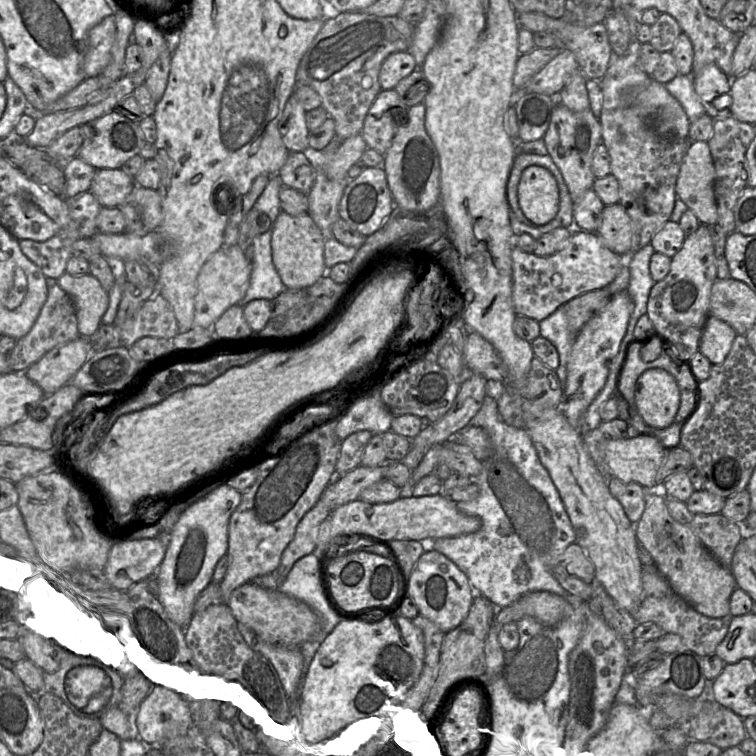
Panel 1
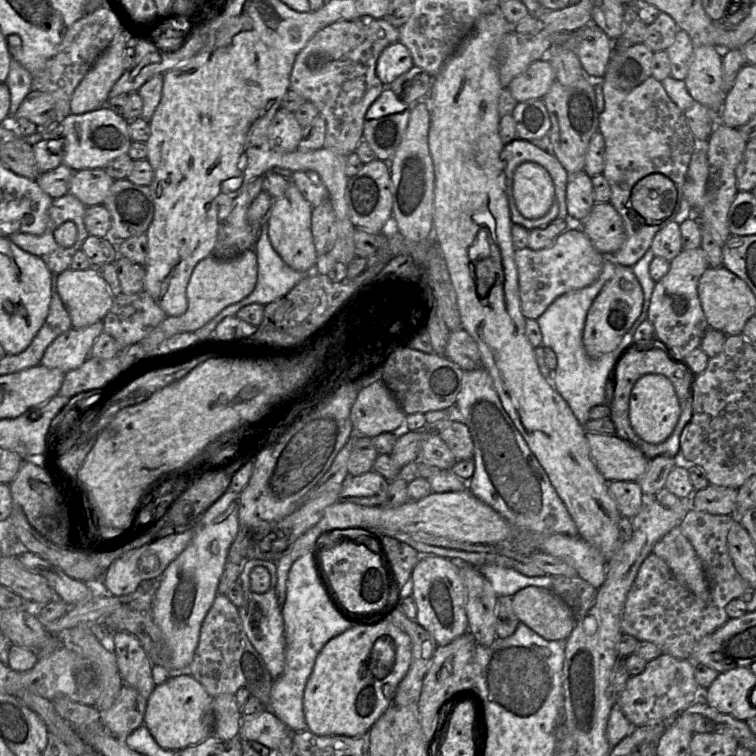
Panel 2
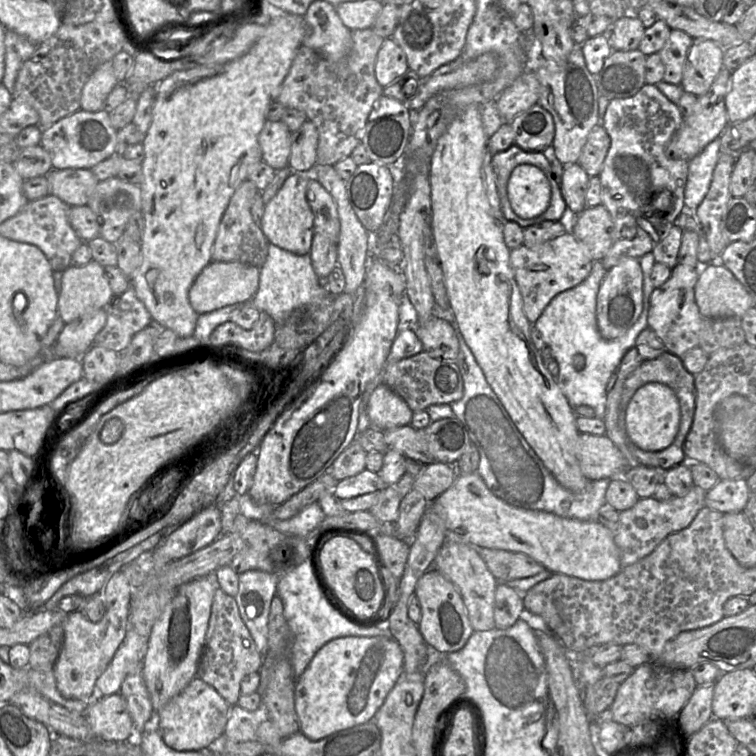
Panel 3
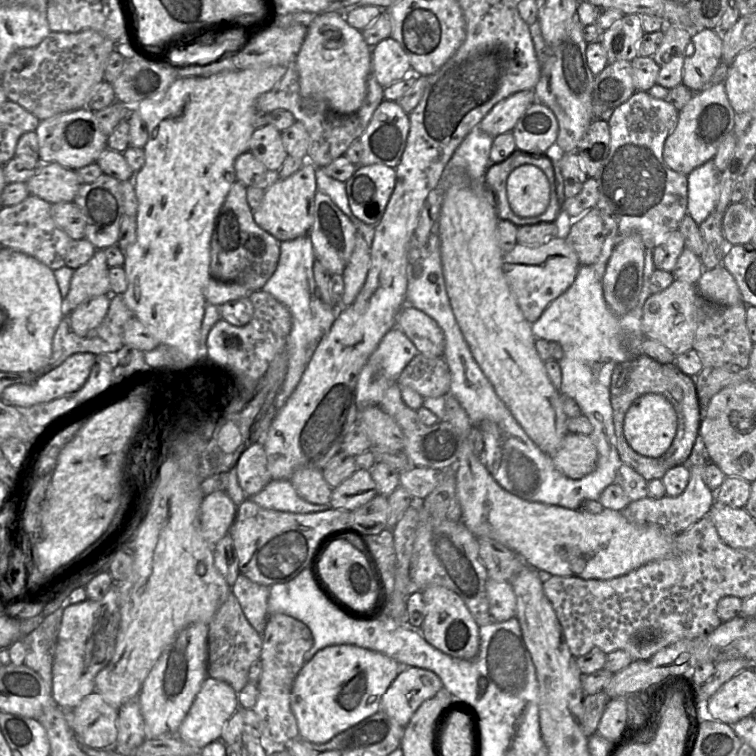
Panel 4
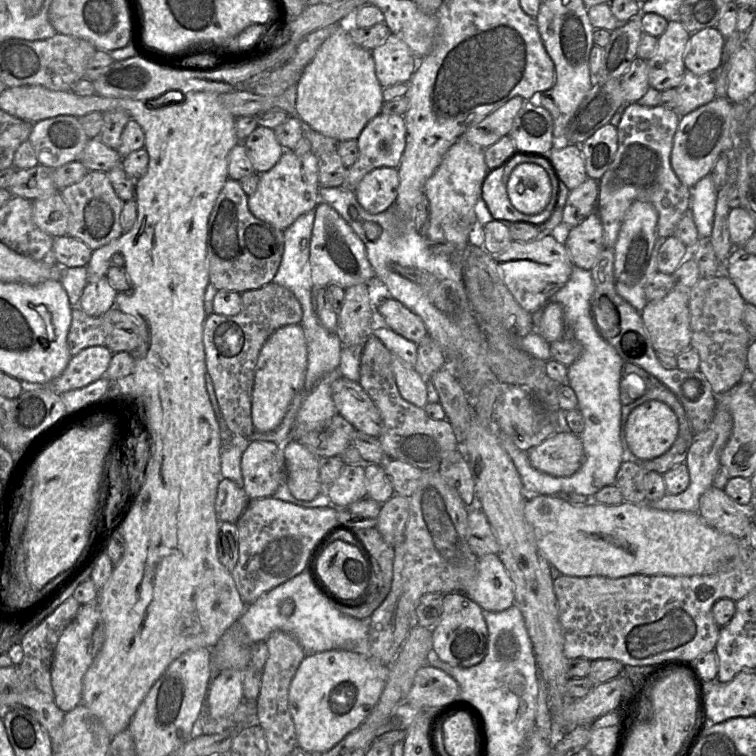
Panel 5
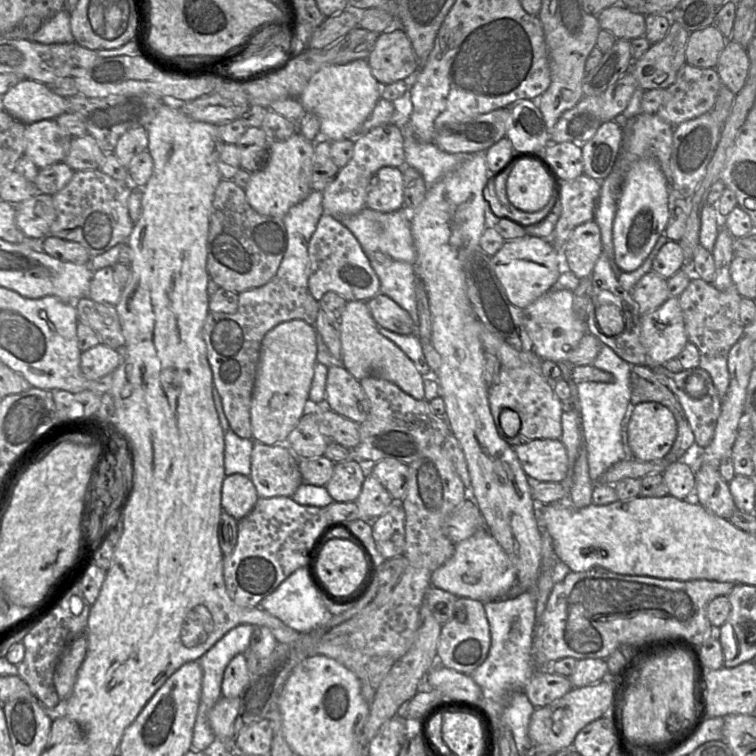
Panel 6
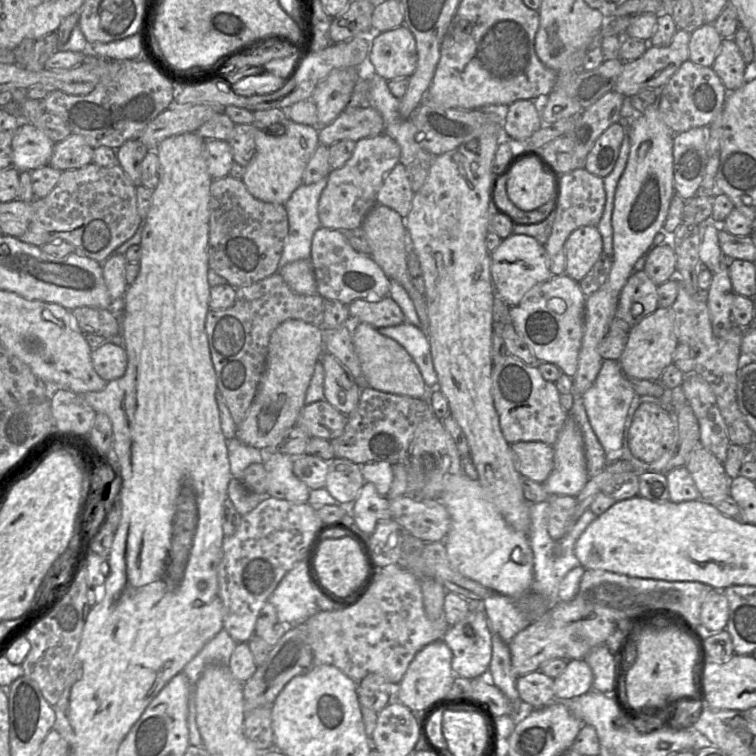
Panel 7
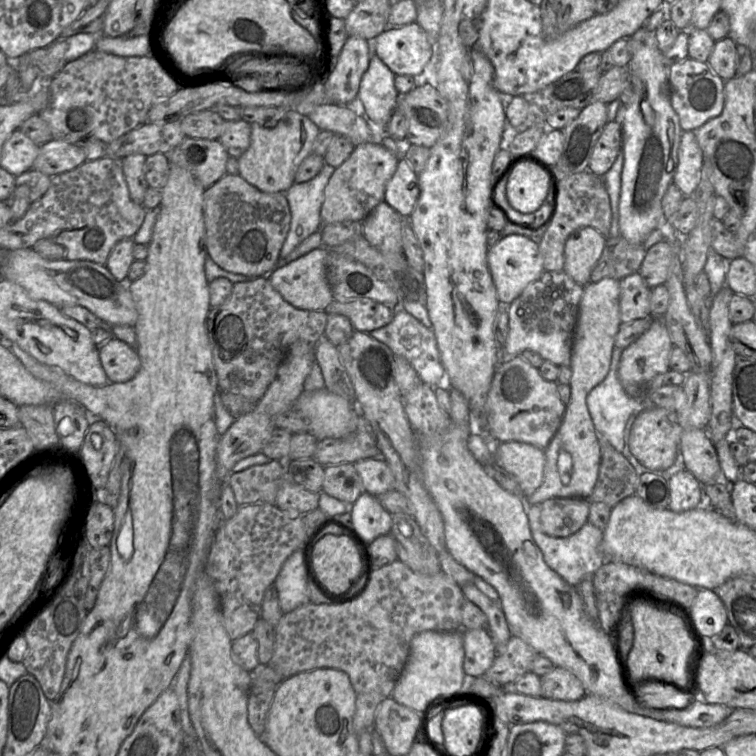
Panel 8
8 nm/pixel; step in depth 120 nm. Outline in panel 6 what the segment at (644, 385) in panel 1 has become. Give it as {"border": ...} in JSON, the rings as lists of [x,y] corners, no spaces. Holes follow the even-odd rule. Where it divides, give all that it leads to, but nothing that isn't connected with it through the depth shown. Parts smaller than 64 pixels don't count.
{"border":[[[657,402],[635,406],[628,425],[628,444],[634,459],[643,462],[663,460],[677,436],[672,412]]]}

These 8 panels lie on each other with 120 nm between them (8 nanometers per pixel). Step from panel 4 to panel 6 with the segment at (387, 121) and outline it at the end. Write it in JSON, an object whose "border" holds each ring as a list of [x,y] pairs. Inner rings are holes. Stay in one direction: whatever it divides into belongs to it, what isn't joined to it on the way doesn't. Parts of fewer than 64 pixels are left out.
{"border":[[[388,123],[354,138],[354,154],[335,179],[323,191],[324,213],[333,217],[348,217],[367,207],[367,192],[374,174],[383,167],[405,167],[404,139],[401,129]]]}

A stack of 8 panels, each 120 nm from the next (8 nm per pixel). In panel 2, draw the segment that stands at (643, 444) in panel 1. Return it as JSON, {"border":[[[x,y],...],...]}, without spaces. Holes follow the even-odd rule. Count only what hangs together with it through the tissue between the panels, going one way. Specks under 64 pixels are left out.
{"border":[[[586,432],[586,438],[591,458],[606,481],[637,482],[646,472],[649,459],[615,434]]]}

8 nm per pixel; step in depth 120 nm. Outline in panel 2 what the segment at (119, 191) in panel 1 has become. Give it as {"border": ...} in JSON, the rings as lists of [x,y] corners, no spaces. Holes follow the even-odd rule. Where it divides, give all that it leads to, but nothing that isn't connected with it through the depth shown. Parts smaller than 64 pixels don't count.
{"border":[[[102,168],[78,170],[69,181],[69,194],[78,198],[86,207],[103,205],[114,181]]]}

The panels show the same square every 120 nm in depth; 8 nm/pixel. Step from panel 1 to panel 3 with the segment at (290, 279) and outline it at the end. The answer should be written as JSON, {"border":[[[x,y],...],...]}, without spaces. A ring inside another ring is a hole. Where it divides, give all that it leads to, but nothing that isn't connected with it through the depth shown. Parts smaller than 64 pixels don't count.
{"border":[[[292,172],[277,194],[265,205],[261,230],[269,243],[298,255],[310,253],[314,236],[314,215],[306,192],[310,172]]]}

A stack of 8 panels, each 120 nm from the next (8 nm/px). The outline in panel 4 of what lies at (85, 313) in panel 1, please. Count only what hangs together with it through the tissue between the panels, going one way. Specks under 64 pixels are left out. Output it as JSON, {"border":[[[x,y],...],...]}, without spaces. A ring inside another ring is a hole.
{"border":[[[97,249],[86,264],[74,270],[69,292],[62,302],[63,316],[69,316],[81,303],[93,297],[111,294],[109,268],[104,249]]]}

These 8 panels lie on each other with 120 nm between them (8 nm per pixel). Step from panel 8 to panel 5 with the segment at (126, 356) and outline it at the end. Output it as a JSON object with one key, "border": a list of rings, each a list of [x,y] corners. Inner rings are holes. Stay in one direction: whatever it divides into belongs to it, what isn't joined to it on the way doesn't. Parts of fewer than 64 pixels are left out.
{"border":[[[92,346],[85,348],[76,356],[71,357],[66,369],[60,376],[56,377],[45,385],[37,386],[47,386],[59,395],[70,390],[83,388],[105,376],[112,355],[113,352],[111,352],[106,346]]]}

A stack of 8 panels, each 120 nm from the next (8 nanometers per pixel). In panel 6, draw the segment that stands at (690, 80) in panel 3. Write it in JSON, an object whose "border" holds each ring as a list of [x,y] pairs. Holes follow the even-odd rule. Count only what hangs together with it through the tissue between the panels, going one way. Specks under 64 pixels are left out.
{"border":[[[715,25],[690,32],[685,50],[686,63],[698,68],[715,68],[727,41]]]}

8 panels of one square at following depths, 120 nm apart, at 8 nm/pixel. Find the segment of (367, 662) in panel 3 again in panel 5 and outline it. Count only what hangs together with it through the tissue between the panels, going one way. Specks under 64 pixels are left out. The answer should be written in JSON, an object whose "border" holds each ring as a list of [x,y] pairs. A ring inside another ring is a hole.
{"border":[[[329,650],[306,655],[289,686],[289,710],[297,746],[318,755],[358,728],[378,702],[388,679],[388,665],[369,655]]]}

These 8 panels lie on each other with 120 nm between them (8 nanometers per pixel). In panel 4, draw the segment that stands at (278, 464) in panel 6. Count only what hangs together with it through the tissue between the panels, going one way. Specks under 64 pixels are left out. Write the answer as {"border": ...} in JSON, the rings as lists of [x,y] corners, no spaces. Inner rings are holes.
{"border":[[[252,442],[237,460],[237,476],[247,497],[259,493],[271,480],[262,442]]]}

